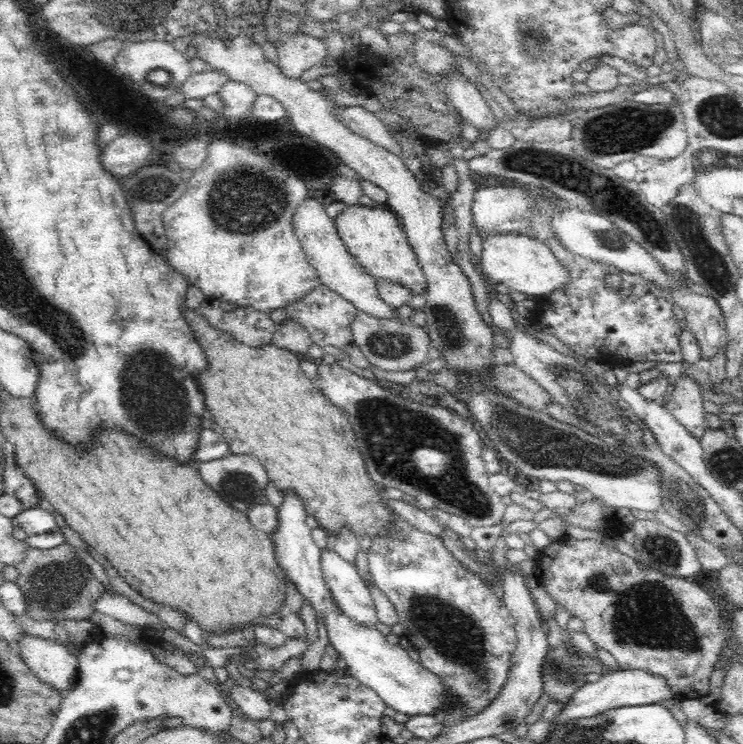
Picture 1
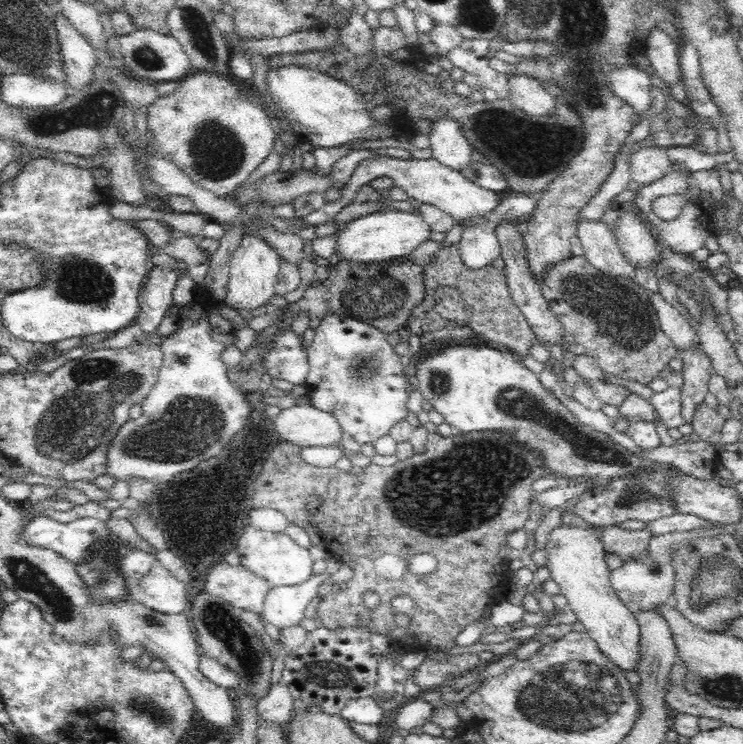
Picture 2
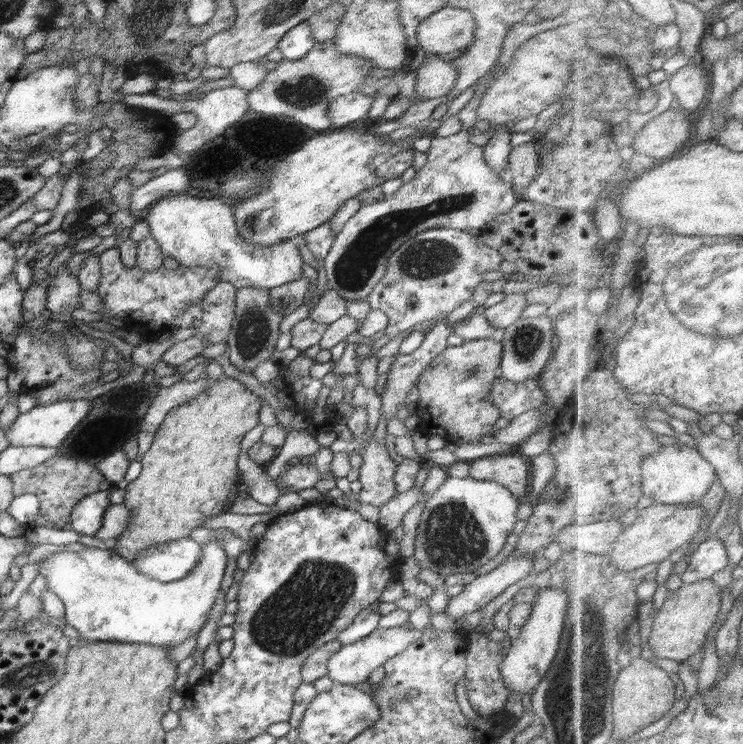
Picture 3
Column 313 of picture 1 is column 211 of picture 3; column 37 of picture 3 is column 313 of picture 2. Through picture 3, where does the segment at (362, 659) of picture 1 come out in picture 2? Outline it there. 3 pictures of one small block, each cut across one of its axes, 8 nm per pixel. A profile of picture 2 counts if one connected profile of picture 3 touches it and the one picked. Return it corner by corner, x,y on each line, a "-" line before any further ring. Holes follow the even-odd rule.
248,523
242,535
237,539
235,550
238,551
241,566
267,580
271,588
296,586
306,582
314,574
313,560
308,549
299,546
285,533
265,532

